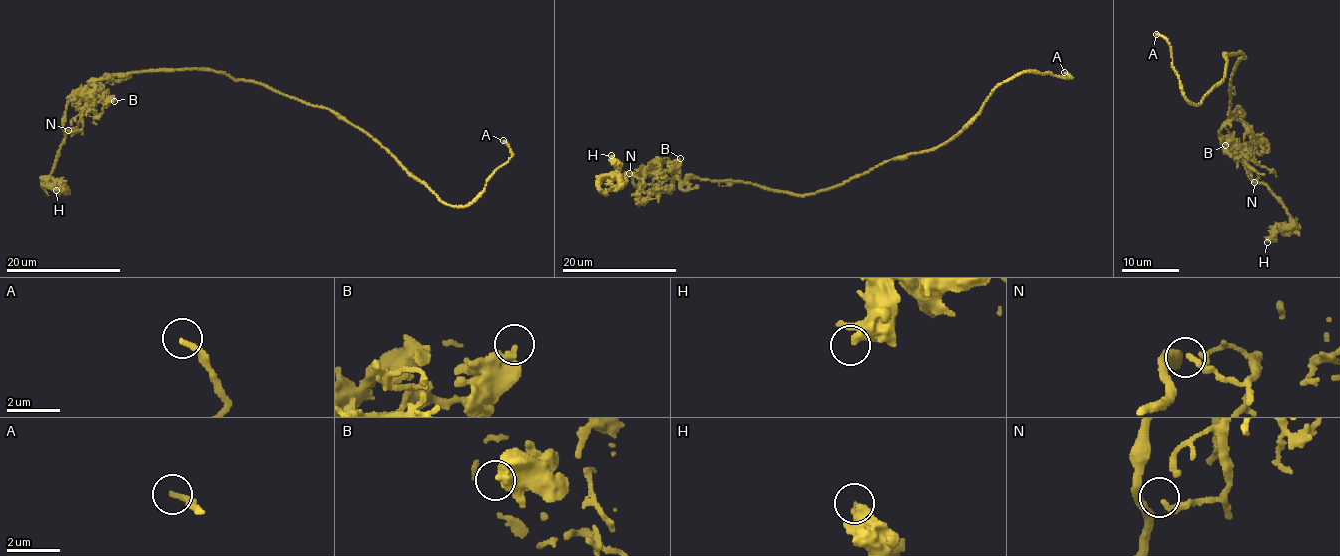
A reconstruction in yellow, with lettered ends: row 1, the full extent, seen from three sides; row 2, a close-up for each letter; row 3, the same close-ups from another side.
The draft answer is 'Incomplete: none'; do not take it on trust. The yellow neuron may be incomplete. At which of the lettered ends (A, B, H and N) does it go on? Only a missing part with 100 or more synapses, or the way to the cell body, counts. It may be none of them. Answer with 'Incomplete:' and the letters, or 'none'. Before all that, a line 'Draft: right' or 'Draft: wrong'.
Draft: wrong
Incomplete: A

